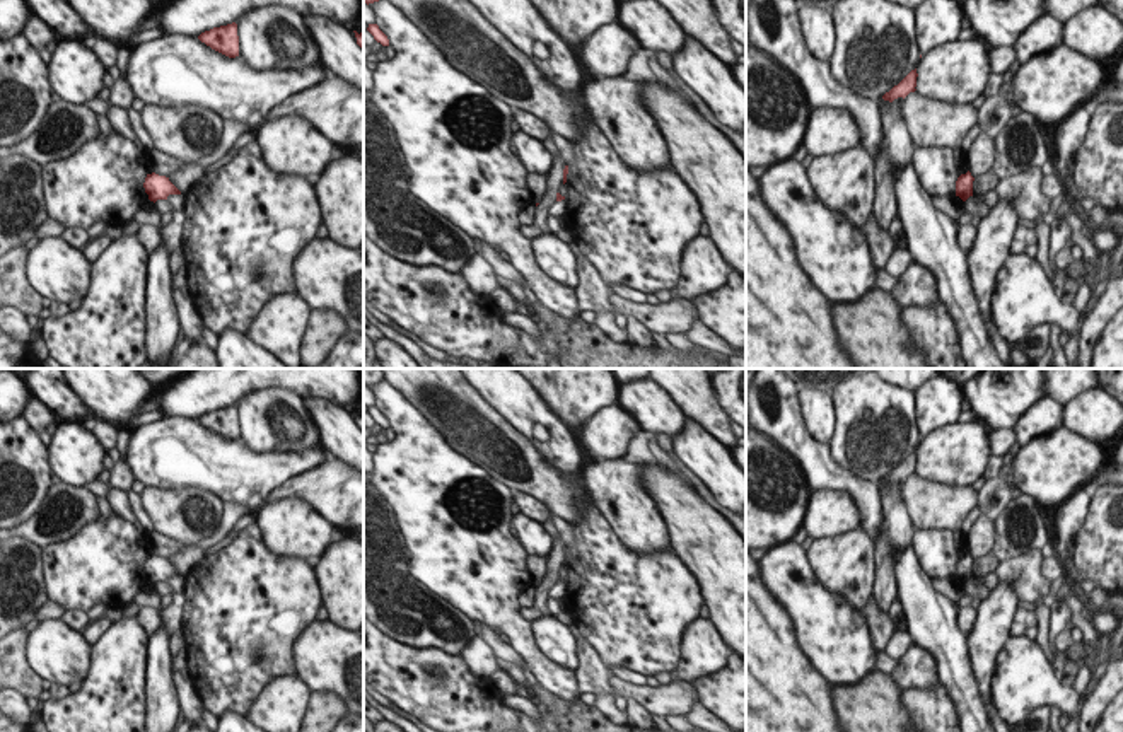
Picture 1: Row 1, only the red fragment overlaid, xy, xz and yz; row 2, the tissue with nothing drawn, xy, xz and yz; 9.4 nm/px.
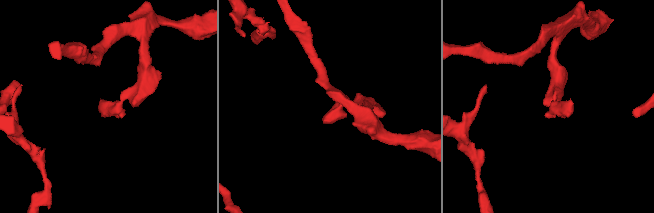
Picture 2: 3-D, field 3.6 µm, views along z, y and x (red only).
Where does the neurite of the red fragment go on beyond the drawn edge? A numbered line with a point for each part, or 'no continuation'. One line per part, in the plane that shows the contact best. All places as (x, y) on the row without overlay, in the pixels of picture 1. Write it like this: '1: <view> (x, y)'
no continuation

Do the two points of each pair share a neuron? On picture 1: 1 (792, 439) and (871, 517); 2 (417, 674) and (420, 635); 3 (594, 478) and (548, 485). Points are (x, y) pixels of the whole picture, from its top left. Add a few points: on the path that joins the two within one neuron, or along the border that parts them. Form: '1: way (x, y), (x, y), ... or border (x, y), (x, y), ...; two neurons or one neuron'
1: way (814, 458), (833, 476), (849, 482), (862, 495); one neuron
2: border (381, 632), (408, 645), (439, 647), (458, 656); two neurons
3: border (577, 478), (589, 500); two neurons

